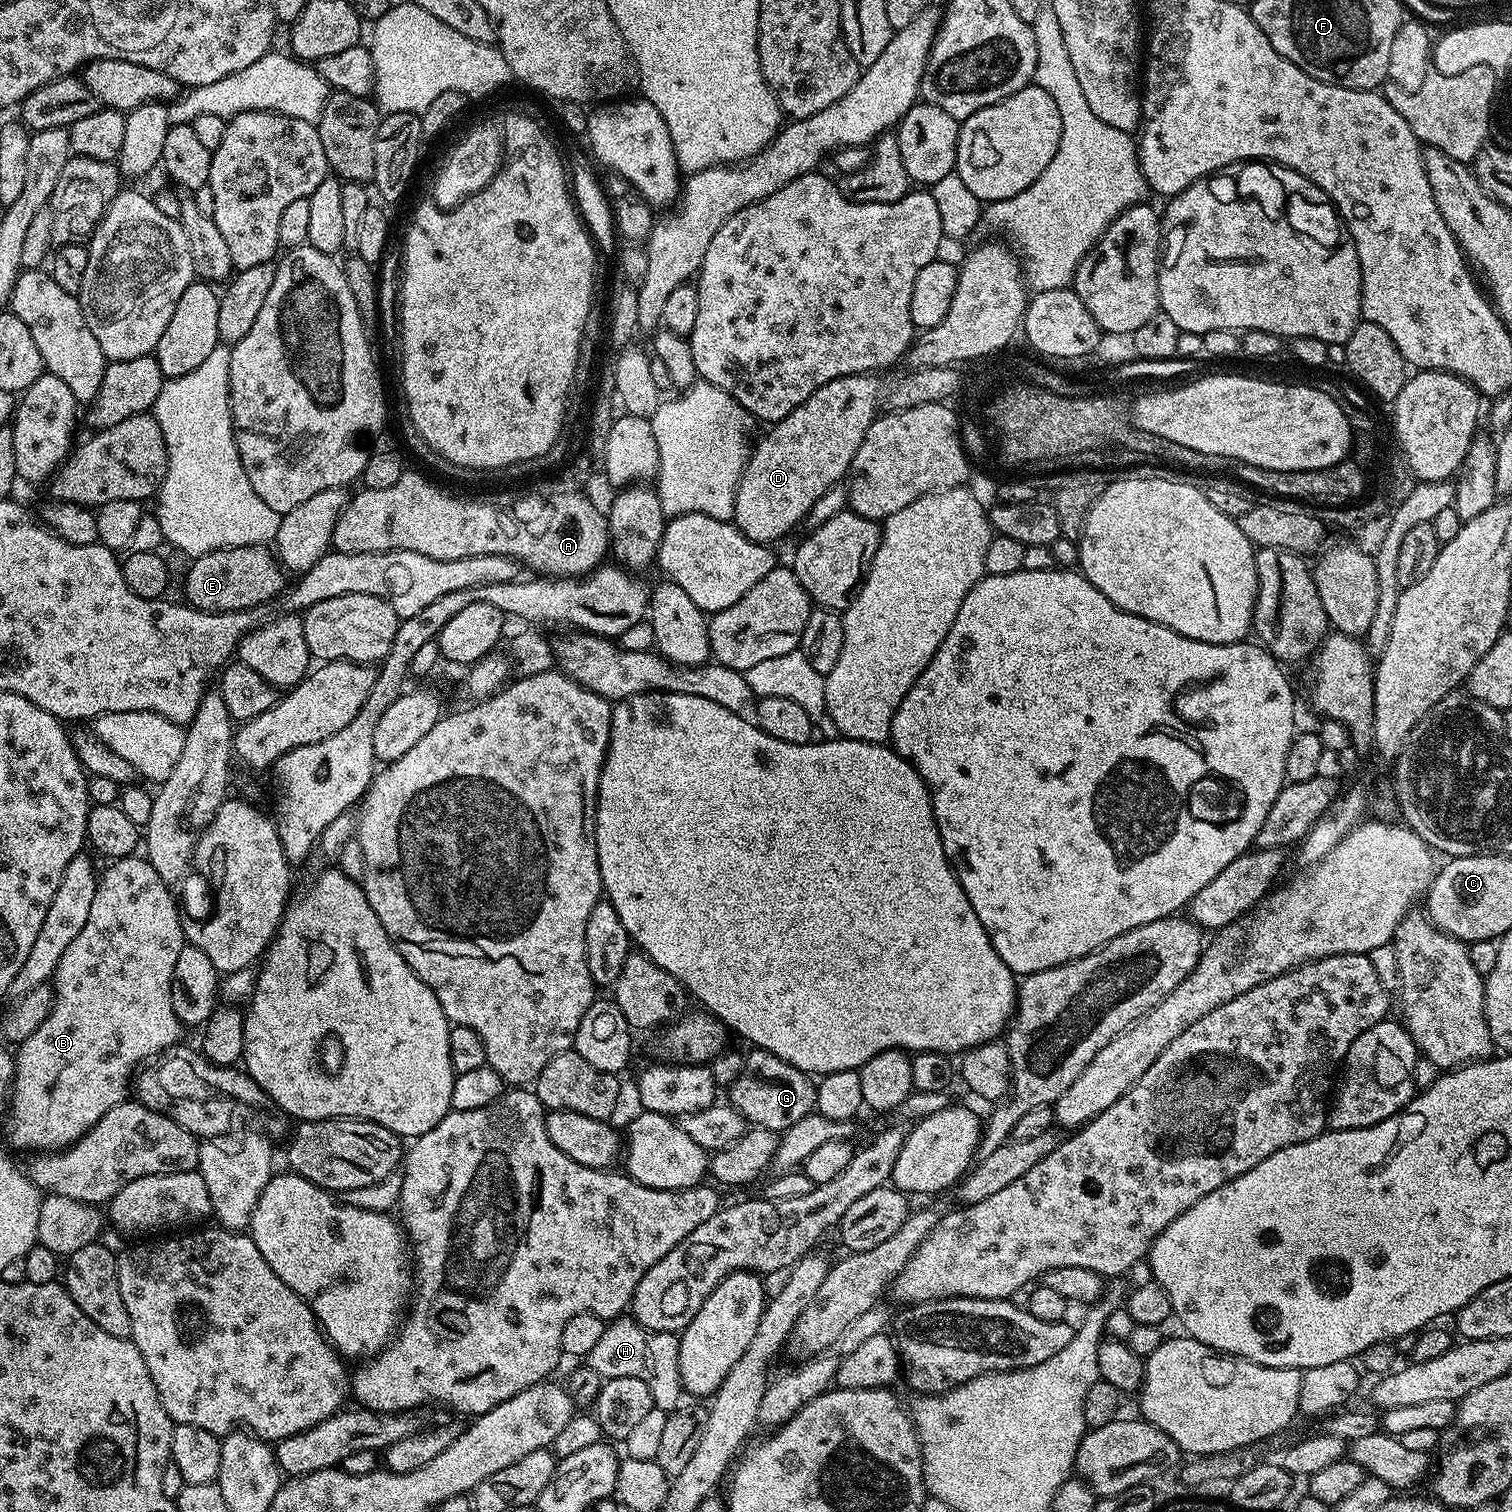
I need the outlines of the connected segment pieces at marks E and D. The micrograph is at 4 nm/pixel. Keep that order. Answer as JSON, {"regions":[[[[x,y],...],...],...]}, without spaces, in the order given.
{"regions":[[[[248,545],[238,546],[232,549],[218,549],[212,553],[202,554],[201,556],[195,557],[191,561],[192,565],[188,568],[188,573],[184,576],[184,596],[183,599],[186,601],[189,608],[197,608],[200,612],[237,612],[238,610],[246,610],[247,608],[258,608],[267,605],[267,600],[275,601],[277,597],[285,591],[286,583],[284,584],[284,576],[286,577],[285,569],[282,567],[279,560],[276,559],[273,549],[271,547],[260,545]]],[[[861,374],[826,382],[789,416],[775,421],[757,444],[755,441],[732,507],[732,520],[743,536],[765,546],[782,539],[840,479],[849,475],[854,454],[878,415],[876,403],[882,400],[882,384],[880,388],[876,378]]]]}

